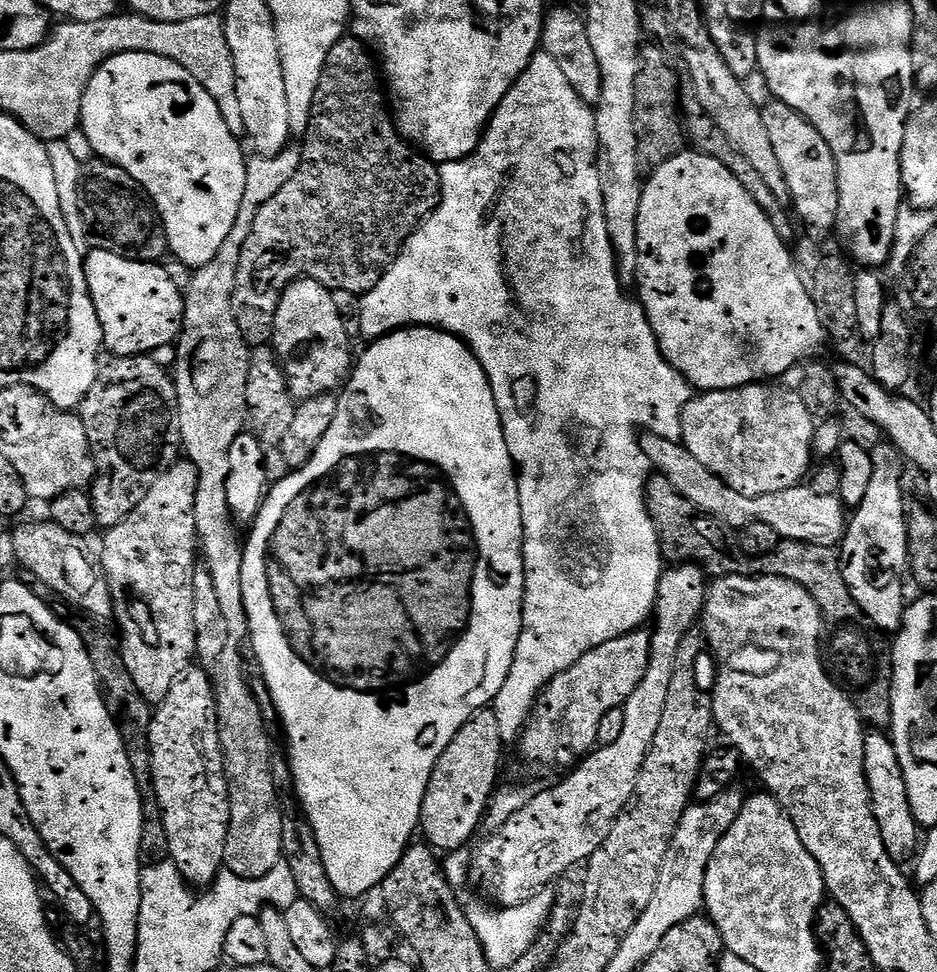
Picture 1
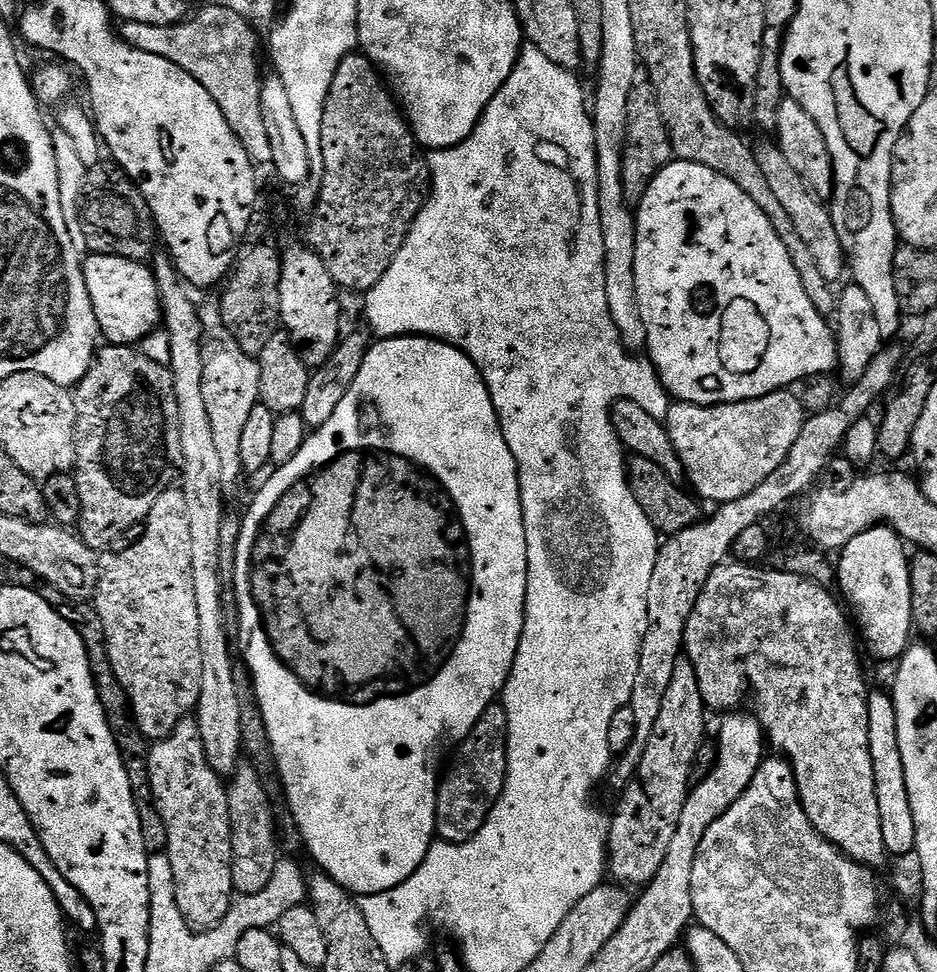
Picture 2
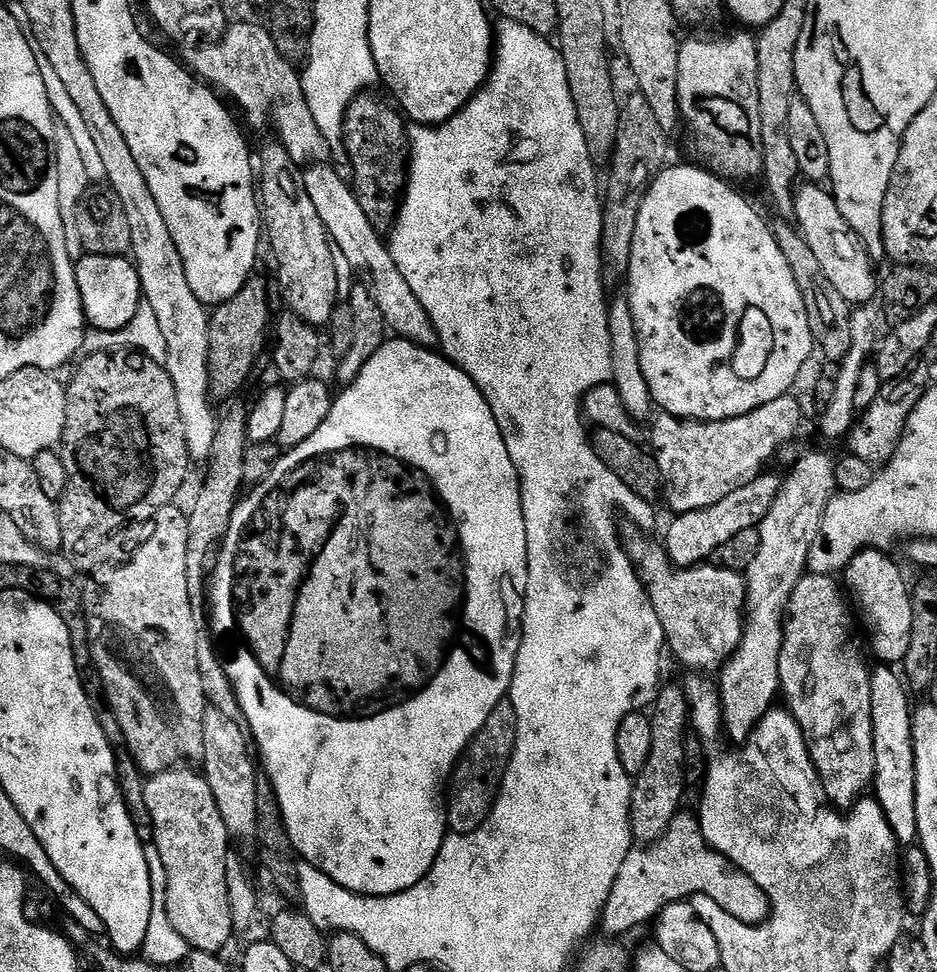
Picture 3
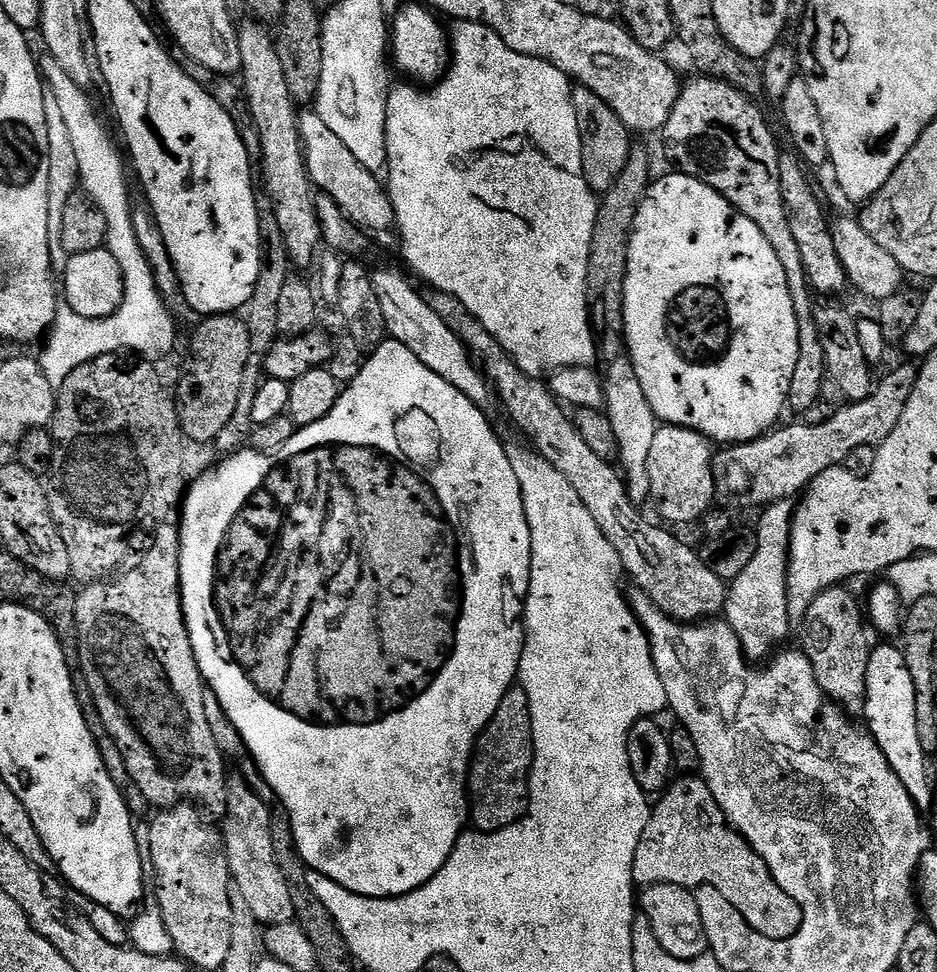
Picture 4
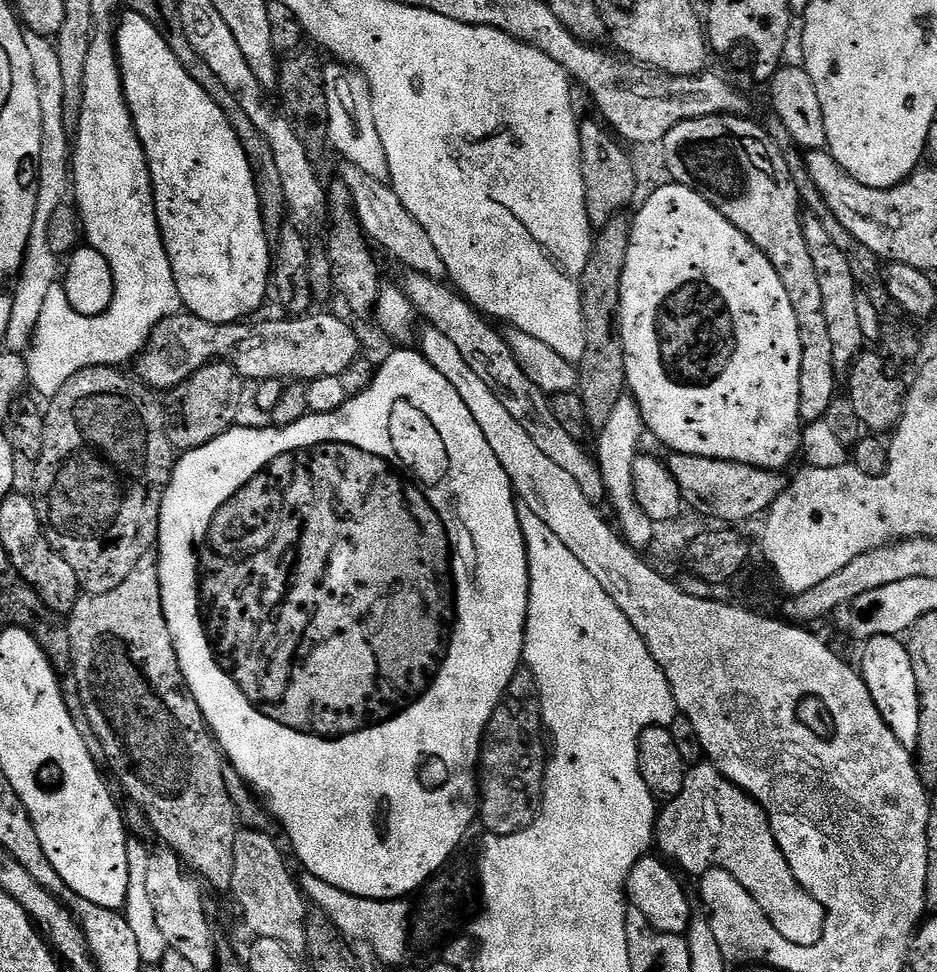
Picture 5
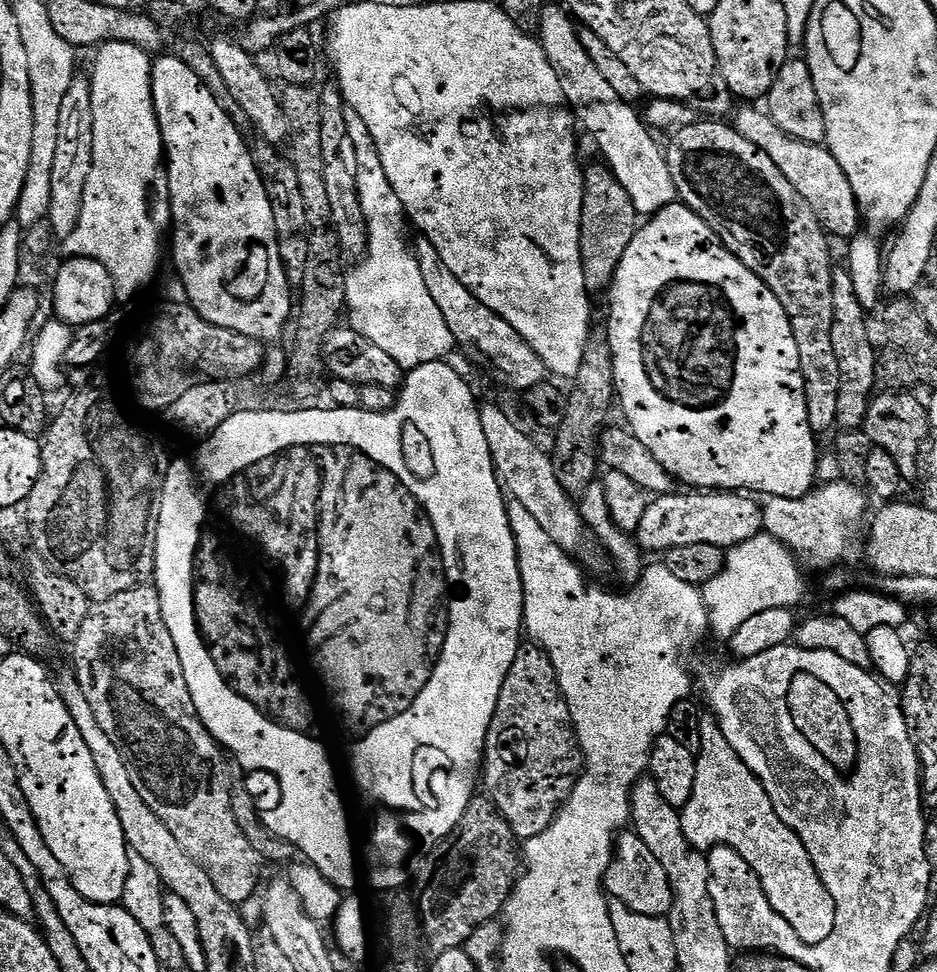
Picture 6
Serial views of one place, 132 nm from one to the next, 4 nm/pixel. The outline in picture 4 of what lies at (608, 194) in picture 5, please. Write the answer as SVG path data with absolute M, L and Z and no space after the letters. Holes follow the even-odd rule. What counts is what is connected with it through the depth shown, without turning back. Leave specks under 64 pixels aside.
M579 86L572 89L572 101L574 102L574 114L578 117L578 134L582 138L582 170L586 182L592 187L593 192L603 194L614 186L614 182L622 170L626 170L626 162L630 158L634 147L633 137L628 127L594 94L594 90L586 90Z

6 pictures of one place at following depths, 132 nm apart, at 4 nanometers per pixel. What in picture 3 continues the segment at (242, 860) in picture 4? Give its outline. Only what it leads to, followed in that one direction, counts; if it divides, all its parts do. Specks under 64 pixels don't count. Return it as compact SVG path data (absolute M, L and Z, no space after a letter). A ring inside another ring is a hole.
M209 707L205 711L202 772L208 778L210 790L214 790L214 802L218 802L218 810L233 837L252 838L257 835L258 770L252 761L252 752L254 756L254 748L244 724L230 722L230 718L226 718L226 714L217 708Z

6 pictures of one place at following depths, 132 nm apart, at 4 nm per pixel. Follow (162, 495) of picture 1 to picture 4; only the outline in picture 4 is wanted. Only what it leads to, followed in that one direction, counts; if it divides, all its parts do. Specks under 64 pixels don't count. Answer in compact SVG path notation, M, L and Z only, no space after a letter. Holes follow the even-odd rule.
M165 522L155 529L154 535L148 553L141 558L137 568L130 569L121 580L89 583L85 587L88 589L77 595L78 672L84 675L84 684L92 695L90 702L98 710L106 734L118 742L126 770L130 770L134 786L142 790L149 805L163 810L191 802L205 813L213 812L220 818L228 810L230 773L224 769L226 758L218 750L218 742L214 742L210 722L206 722L206 709L202 703L206 685L200 677L184 621L184 607L180 601L180 529L175 523Z

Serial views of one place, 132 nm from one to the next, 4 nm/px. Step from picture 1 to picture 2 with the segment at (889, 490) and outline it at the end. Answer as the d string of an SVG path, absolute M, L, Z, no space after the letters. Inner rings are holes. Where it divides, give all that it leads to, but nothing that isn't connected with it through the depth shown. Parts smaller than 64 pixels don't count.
M877 526L875 528L871 528L870 530L866 530L862 534L858 534L858 538L850 538L850 542L847 544L845 548L839 553L840 556L840 564L838 560L838 584L840 580L840 588L844 591L843 599L846 601L848 599L847 607L851 609L853 608L856 611L856 620L855 623L858 625L859 635L862 637L864 635L864 640L868 643L868 648L873 652L874 655L877 656L880 660L892 660L891 662L899 661L900 657L904 655L905 652L908 651L910 645L914 640L914 625L912 622L912 607L910 606L910 570L908 569L910 563L909 553L904 553L906 551L906 545L903 540L900 539L900 535L893 528L889 528L887 526Z

